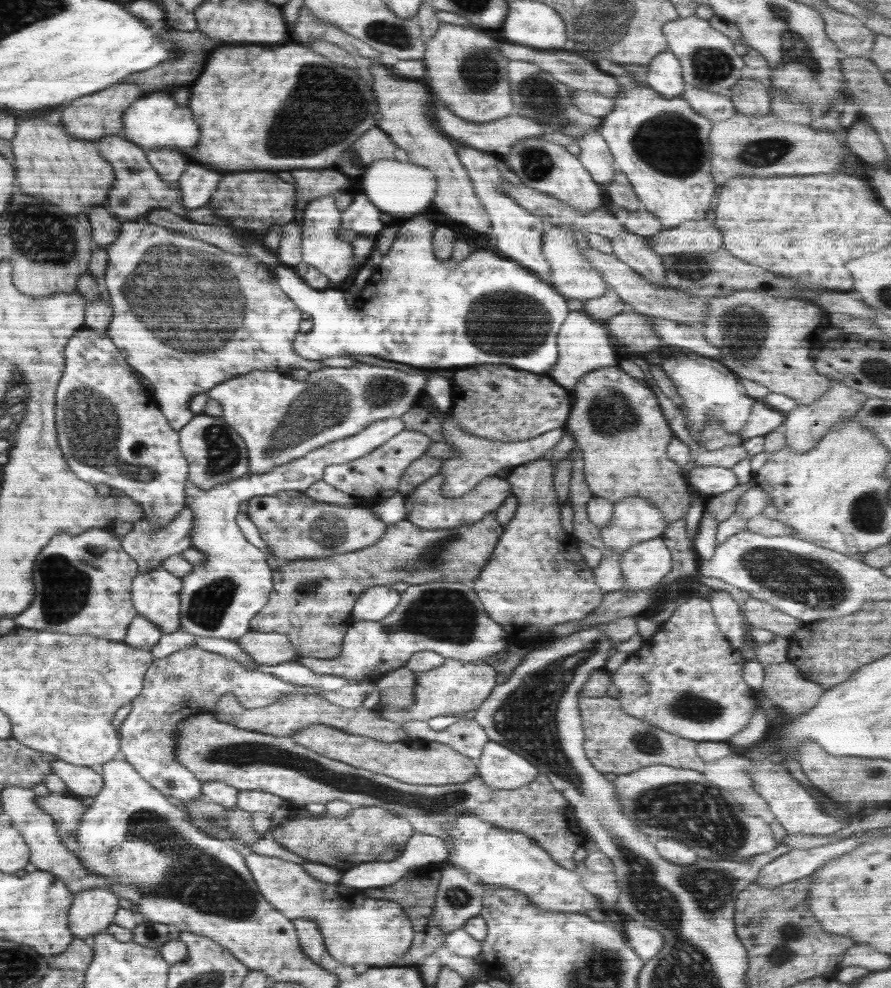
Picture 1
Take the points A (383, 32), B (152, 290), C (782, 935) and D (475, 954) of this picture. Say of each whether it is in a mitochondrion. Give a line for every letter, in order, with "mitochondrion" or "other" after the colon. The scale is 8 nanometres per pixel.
A: mitochondrion
B: mitochondrion
C: mitochondrion
D: other

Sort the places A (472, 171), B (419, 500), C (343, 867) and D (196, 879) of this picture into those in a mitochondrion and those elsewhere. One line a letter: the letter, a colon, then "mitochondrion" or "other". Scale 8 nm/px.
A: other
B: other
C: other
D: mitochondrion

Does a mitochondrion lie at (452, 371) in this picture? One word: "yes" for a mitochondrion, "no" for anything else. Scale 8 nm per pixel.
no

